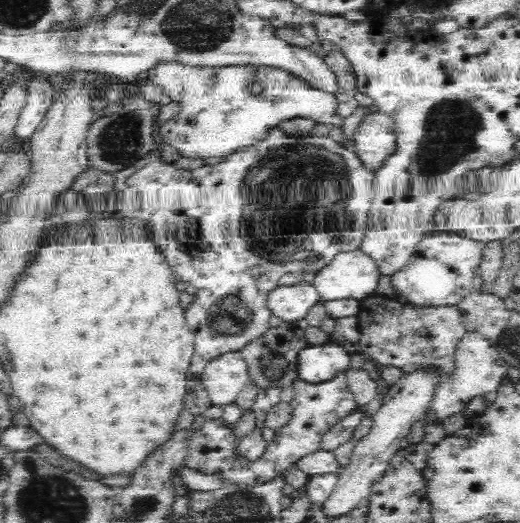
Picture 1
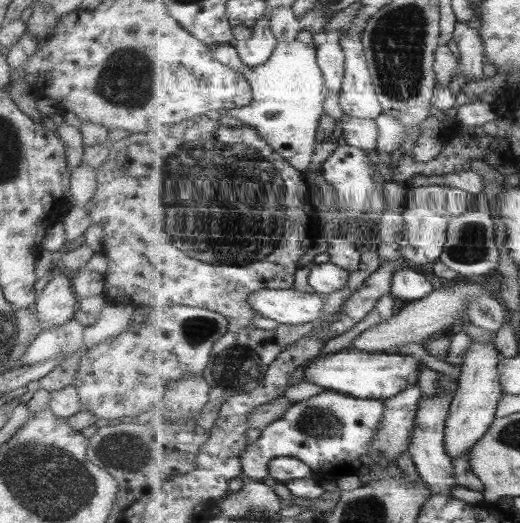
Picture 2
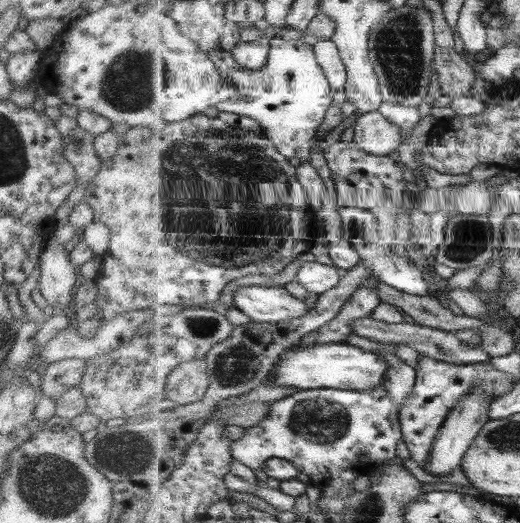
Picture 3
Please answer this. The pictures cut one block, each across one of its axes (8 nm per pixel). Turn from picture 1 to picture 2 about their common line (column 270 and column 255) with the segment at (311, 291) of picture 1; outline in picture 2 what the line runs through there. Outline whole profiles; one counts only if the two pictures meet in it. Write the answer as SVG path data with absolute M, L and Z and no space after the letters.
M295 289L259 290L248 301L260 316L271 318L279 325L316 321L323 317L325 304L323 296Z

